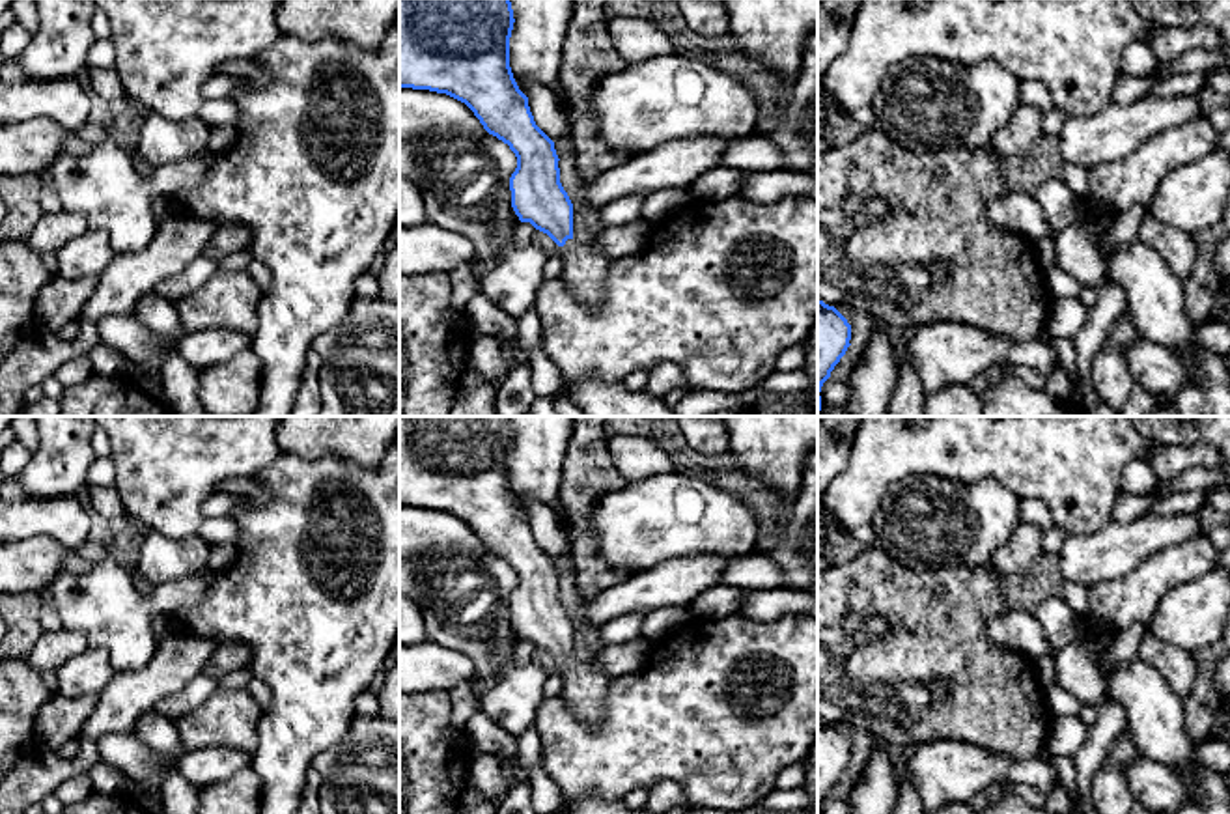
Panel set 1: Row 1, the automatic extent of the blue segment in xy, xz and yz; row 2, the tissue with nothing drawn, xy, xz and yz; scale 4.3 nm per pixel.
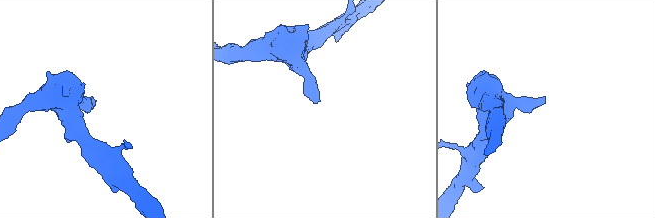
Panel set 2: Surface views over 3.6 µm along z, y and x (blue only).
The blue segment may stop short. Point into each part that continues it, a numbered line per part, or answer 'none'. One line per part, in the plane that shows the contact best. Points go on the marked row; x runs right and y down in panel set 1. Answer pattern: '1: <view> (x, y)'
1: xz (585, 275)

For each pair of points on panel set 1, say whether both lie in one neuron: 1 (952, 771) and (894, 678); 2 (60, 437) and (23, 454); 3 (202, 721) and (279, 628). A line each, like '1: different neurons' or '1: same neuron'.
1: different neurons
2: different neurons
3: different neurons

